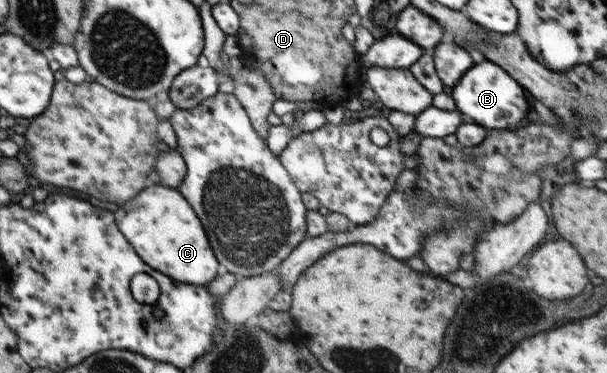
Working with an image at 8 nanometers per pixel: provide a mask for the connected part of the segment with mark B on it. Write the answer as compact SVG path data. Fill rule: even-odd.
M485 60L471 66L452 89L451 95L457 103L457 110L469 115L468 120L486 126L489 130L511 129L533 118L527 91L495 62Z

